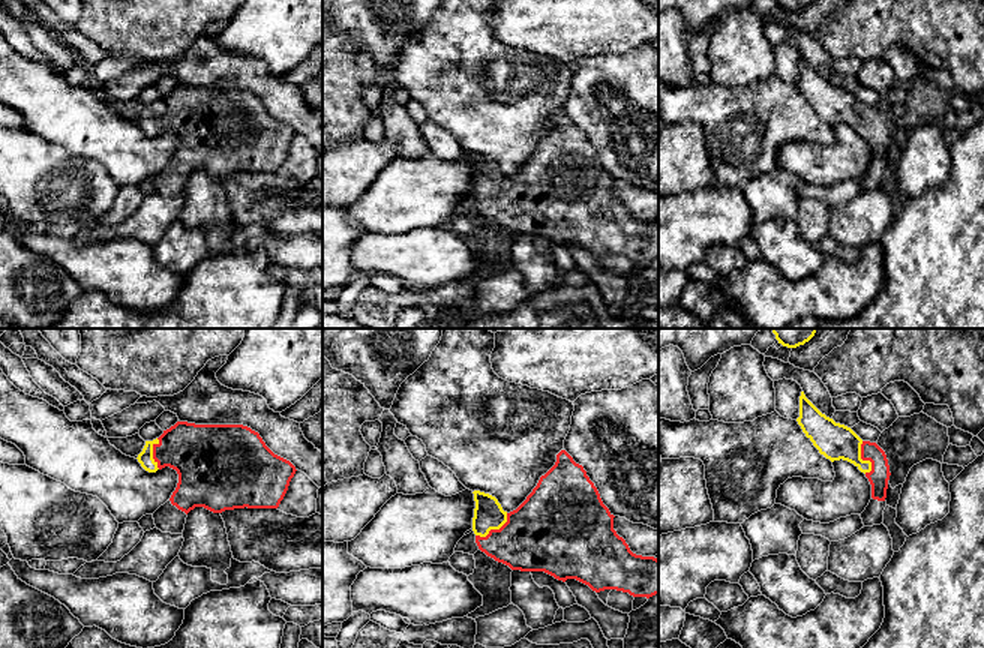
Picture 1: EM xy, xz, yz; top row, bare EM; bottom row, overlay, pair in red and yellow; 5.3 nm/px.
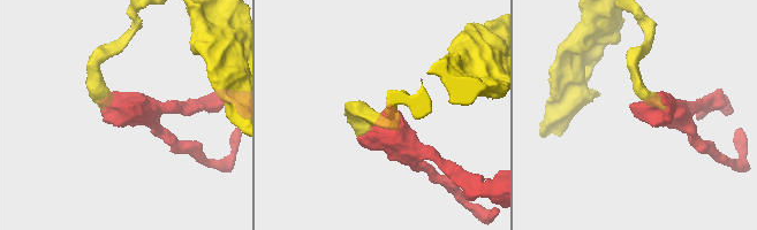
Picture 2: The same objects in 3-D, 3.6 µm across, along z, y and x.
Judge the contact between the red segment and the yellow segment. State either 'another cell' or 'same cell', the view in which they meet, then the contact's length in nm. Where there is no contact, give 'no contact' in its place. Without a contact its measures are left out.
same cell; contact in yz; length 180 nm

